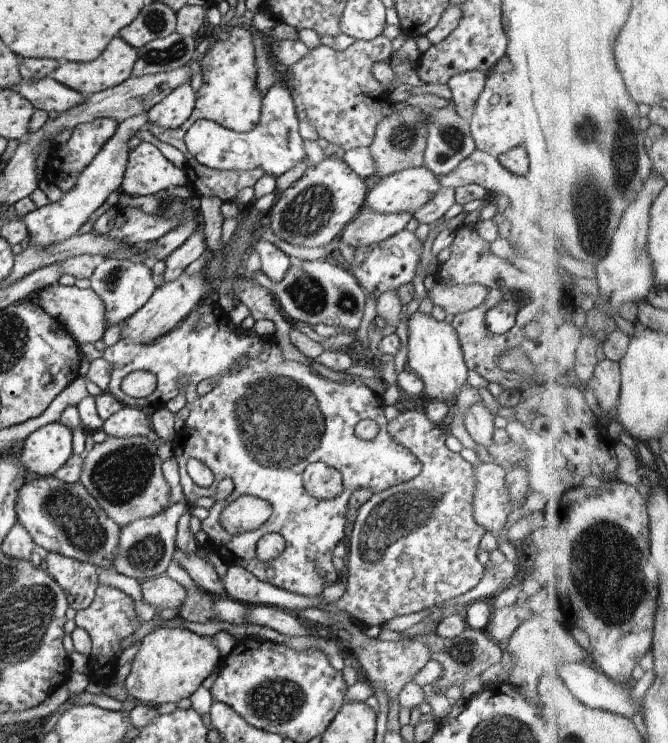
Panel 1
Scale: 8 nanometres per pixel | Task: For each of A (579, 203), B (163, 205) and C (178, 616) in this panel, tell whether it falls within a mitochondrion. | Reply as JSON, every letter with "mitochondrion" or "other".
{"A":"mitochondrion","B":"mitochondrion","C":"other"}

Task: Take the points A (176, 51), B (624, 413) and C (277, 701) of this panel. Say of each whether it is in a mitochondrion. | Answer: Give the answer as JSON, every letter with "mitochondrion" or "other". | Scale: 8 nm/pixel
{"A":"mitochondrion","B":"other","C":"mitochondrion"}

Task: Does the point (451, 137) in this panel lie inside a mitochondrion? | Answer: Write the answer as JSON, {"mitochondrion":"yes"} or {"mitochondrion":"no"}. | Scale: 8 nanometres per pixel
{"mitochondrion":"yes"}

